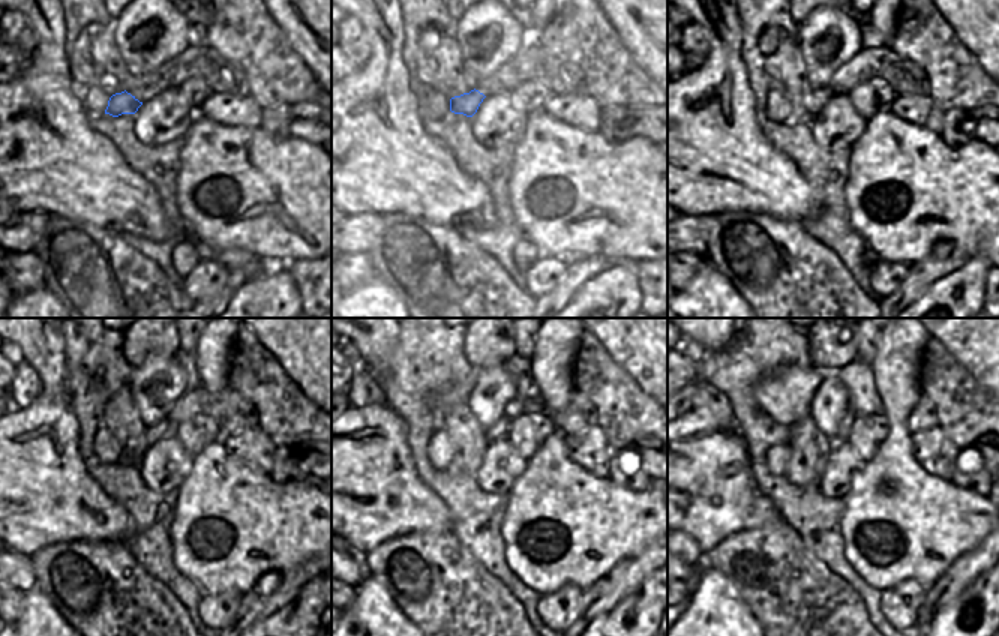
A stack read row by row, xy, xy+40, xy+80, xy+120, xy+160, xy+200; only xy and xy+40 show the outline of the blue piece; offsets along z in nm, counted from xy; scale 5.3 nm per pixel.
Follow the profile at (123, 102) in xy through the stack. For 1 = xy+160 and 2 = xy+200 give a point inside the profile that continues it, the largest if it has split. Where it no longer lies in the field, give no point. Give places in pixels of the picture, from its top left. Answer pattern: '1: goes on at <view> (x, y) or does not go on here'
1: goes on at xy+160 (500, 429)
2: goes on at xy+200 (849, 416)

